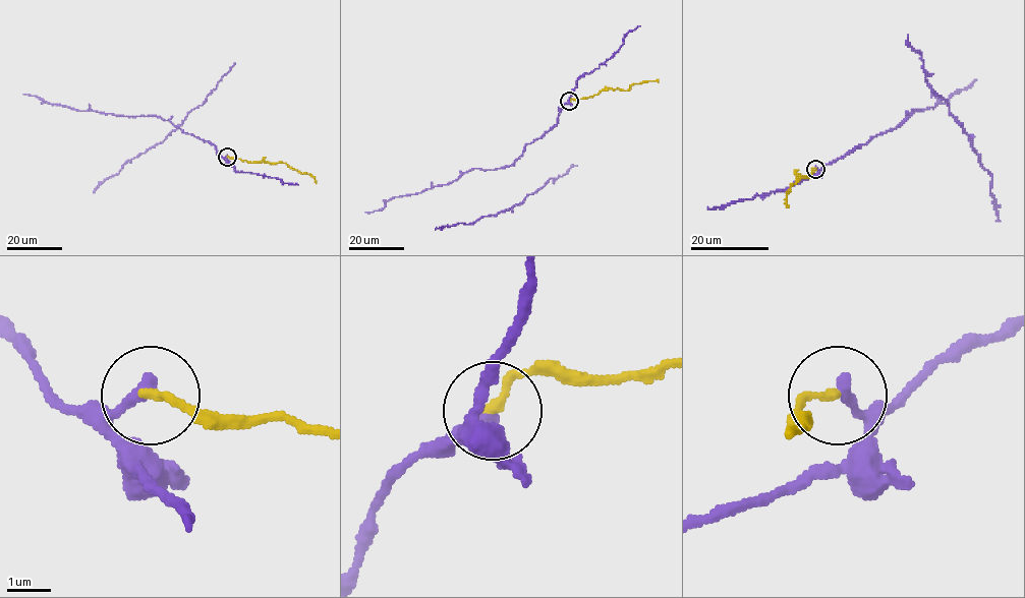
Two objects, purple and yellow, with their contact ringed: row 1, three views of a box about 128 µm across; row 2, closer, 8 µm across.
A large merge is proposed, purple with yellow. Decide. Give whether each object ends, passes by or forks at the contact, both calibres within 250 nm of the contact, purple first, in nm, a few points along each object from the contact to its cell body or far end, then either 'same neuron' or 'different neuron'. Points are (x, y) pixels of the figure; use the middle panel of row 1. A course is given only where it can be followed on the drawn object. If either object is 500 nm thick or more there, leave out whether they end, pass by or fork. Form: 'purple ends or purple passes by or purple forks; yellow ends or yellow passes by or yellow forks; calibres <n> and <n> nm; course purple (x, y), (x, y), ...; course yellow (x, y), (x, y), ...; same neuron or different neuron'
purple ends; yellow ends; calibres 300 and 200 nm; course purple (569, 101), (557, 123), (527, 143), (511, 165), (472, 169), (447, 184), (393, 196), (383, 208), (364, 213); course yellow (569, 101), (591, 97), (608, 88), (627, 91), (635, 83), (659, 81); different neuron

